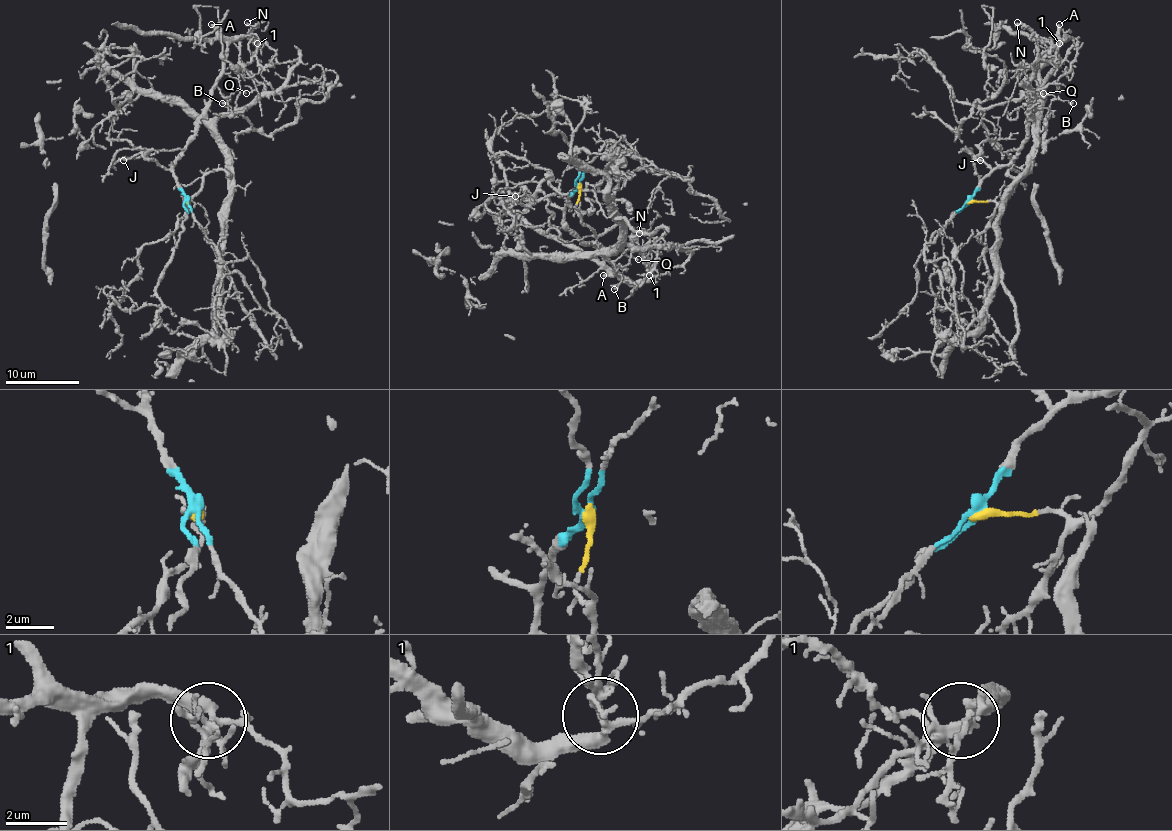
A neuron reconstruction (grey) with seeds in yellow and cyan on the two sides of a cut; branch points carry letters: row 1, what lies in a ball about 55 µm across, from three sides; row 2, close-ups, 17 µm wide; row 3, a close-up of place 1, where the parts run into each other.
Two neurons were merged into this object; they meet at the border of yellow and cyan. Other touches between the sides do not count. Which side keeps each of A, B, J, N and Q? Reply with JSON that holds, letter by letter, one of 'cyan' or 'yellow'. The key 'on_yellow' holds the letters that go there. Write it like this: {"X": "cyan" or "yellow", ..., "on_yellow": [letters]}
{"A": "cyan", "B": "cyan", "J": "cyan", "N": "cyan", "Q": "cyan", "on_yellow": []}

